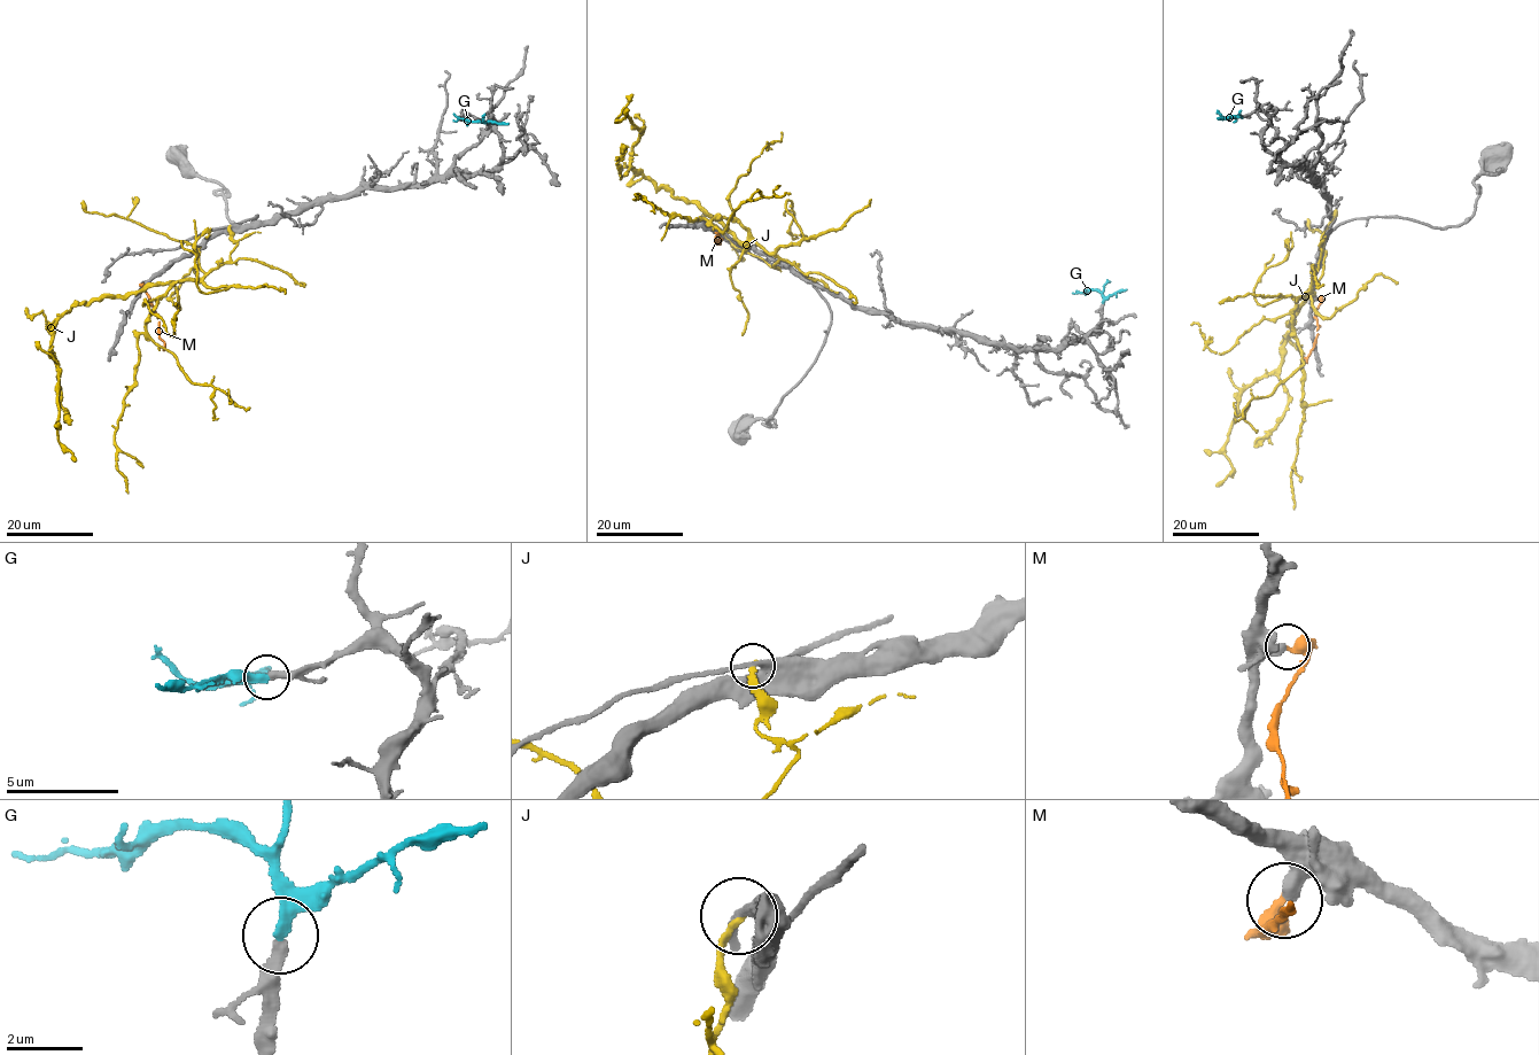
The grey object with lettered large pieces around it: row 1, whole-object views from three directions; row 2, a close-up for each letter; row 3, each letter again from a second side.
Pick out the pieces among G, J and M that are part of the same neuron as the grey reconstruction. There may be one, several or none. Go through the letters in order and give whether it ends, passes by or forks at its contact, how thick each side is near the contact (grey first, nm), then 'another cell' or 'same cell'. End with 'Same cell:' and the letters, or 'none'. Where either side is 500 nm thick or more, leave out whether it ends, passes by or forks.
G: it ends | 280/340 nm | same cell
J: it ends | 200/190 nm | another cell
M: it passes by | 440/340 nm | another cell
Same cell: G

